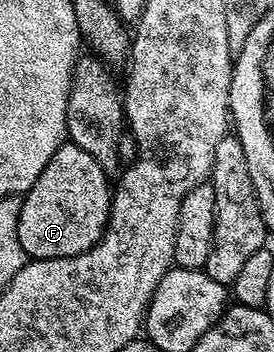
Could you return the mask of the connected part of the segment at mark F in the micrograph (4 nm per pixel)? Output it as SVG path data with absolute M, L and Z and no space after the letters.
M64 142L57 154L49 158L49 166L41 170L41 178L22 197L16 230L25 256L33 260L69 258L102 240L113 195L107 180L108 173L81 146Z

